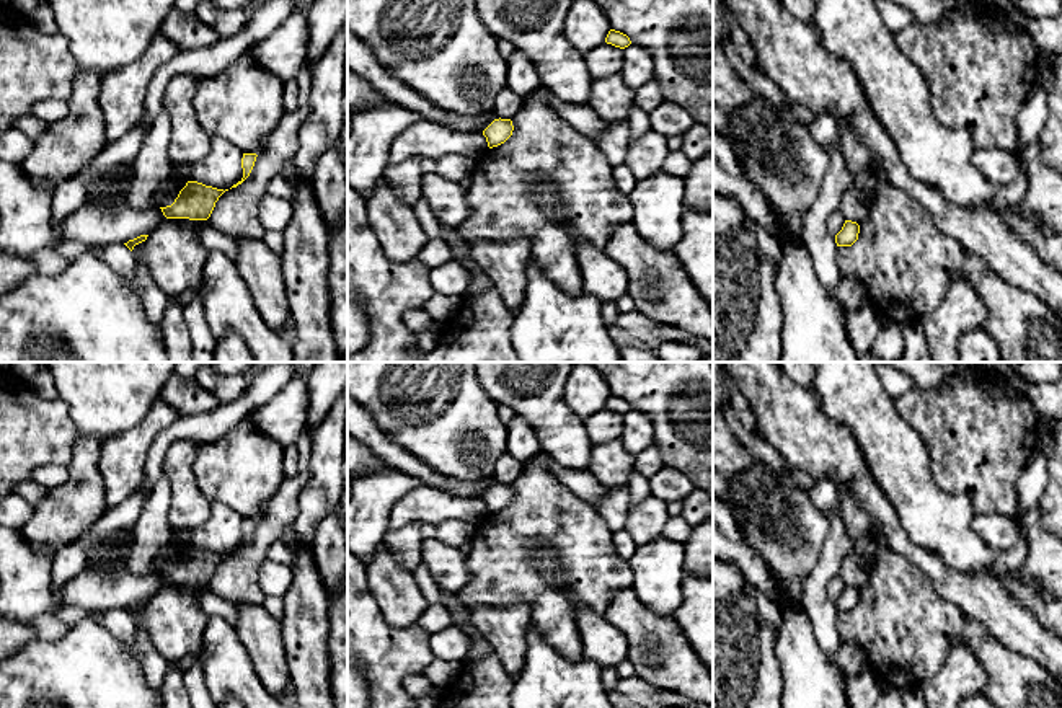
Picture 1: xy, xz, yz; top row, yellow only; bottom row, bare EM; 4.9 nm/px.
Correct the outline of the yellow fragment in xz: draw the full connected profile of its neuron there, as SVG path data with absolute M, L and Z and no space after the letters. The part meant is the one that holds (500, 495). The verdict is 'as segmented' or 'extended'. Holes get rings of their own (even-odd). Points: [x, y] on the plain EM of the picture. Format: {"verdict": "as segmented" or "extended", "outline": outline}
{"verdict": "as segmented", "outline": "M494 485L485 496L488 512L498 512L504 509L512 501L514 491L511 485Z"}

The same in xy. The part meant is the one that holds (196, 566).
{"verdict": "as segmented", "outline": "M188 546L171 571L160 573L166 584L207 586L223 555Z"}

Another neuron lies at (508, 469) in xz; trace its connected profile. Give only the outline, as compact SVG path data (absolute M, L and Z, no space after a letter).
M504 454L494 467L494 478L501 485L512 485L522 473L524 463L517 462L514 457L509 454Z

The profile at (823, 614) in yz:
M824 512L824 516L827 517L830 529L817 564L804 581L803 604L819 646L835 661L840 643L837 608L827 597L825 586L834 576L839 576L843 558L853 553L853 543L847 537L842 516L834 512Z

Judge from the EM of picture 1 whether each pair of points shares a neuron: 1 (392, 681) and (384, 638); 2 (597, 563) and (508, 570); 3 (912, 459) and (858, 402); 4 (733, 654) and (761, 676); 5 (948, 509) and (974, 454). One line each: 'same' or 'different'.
1: same
2: same
3: same
4: same
5: different

